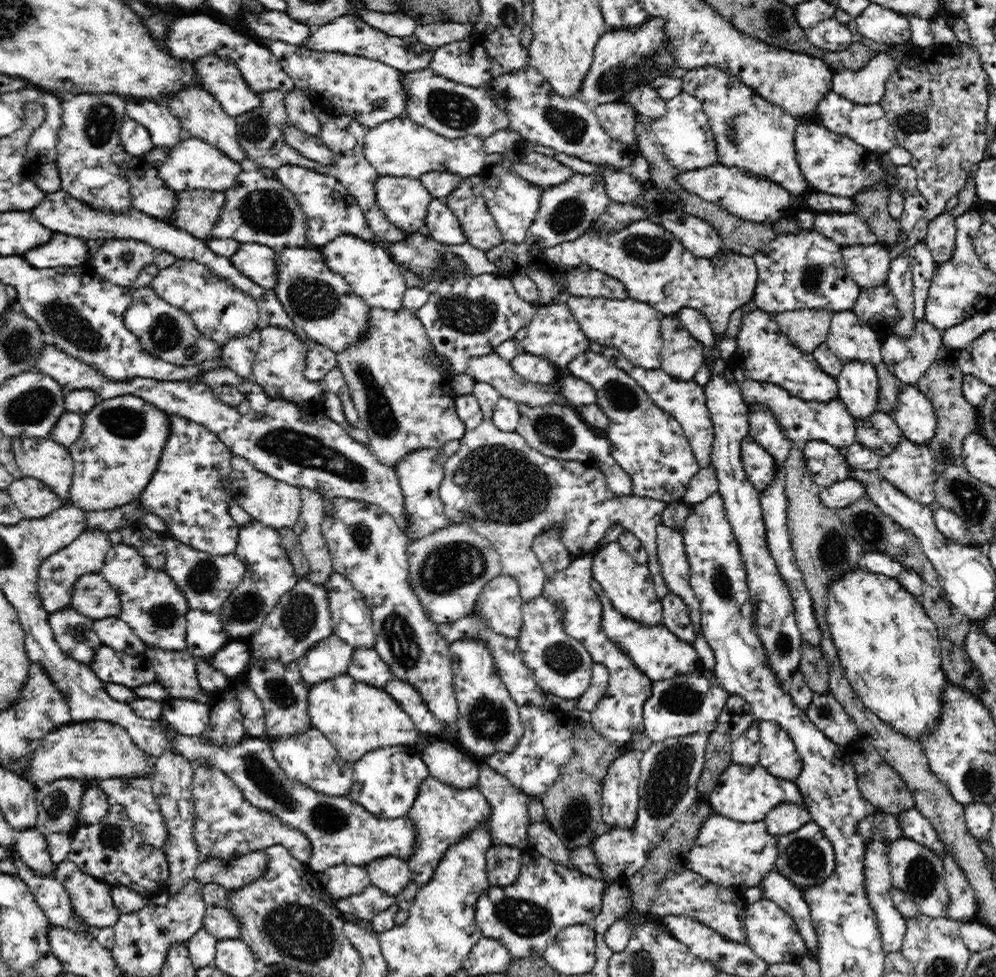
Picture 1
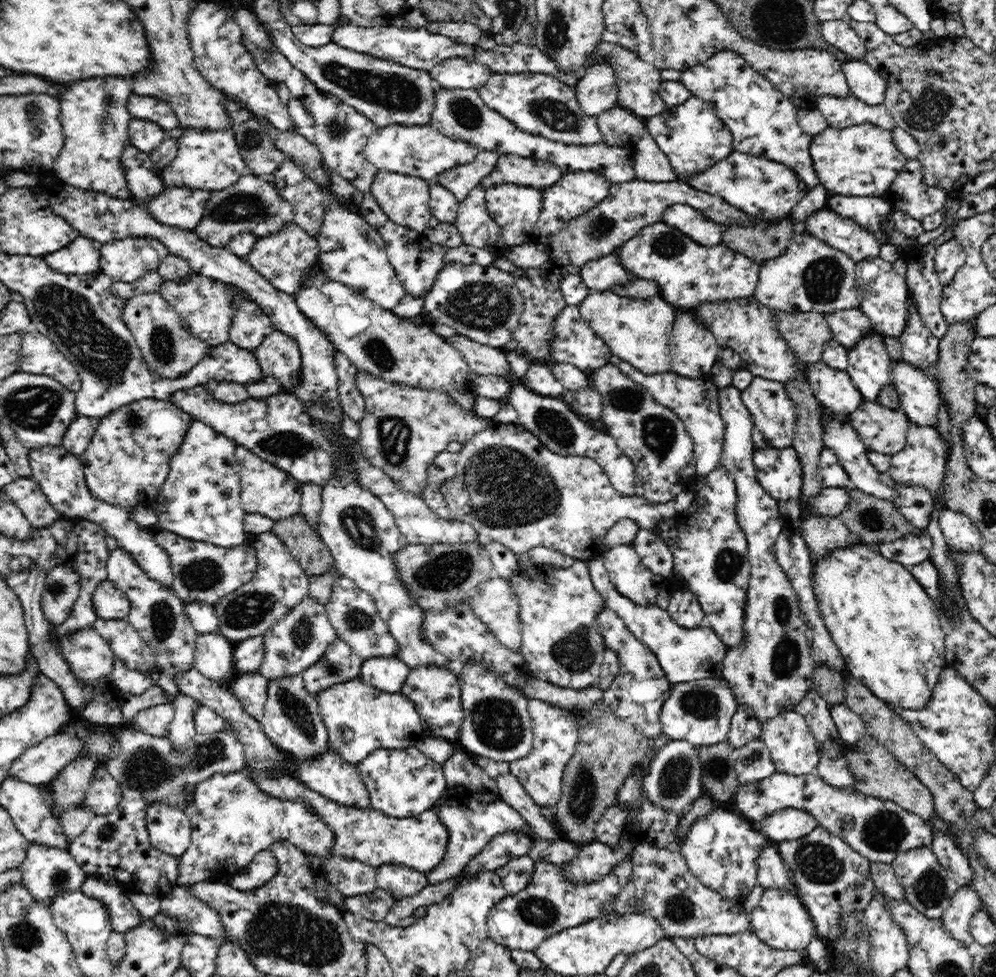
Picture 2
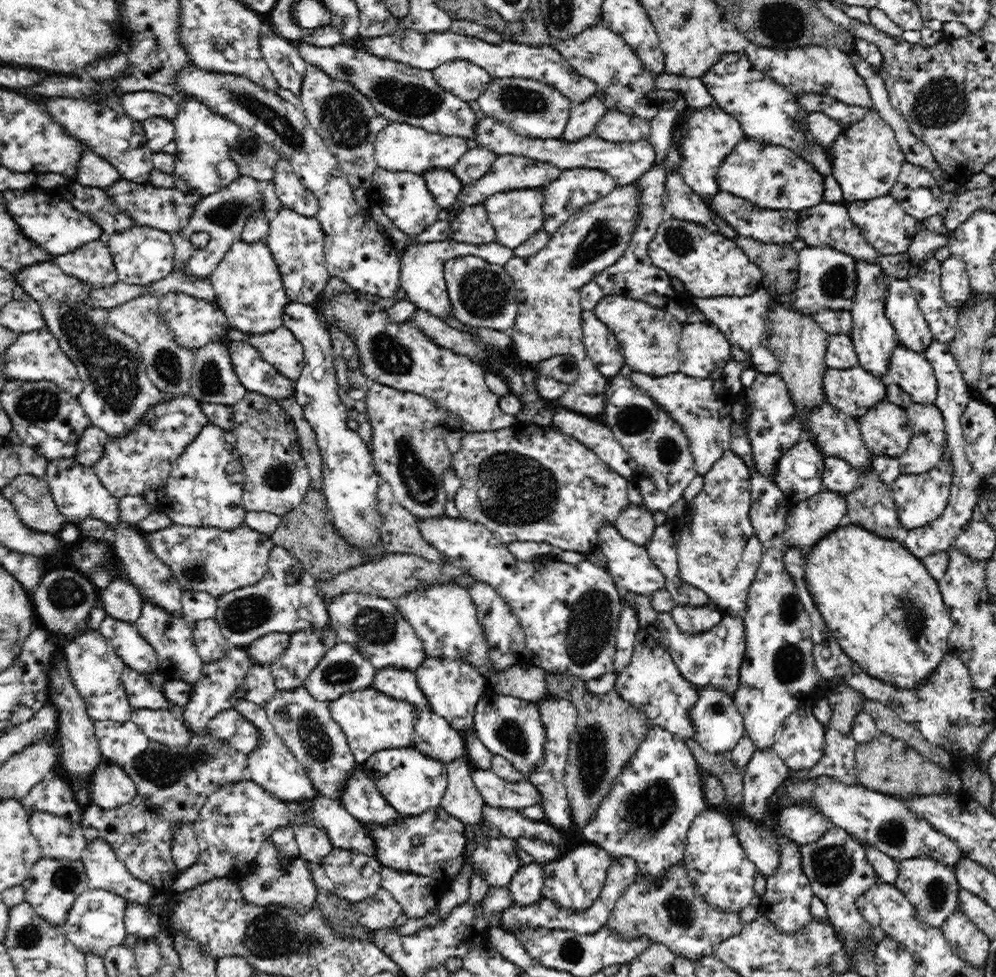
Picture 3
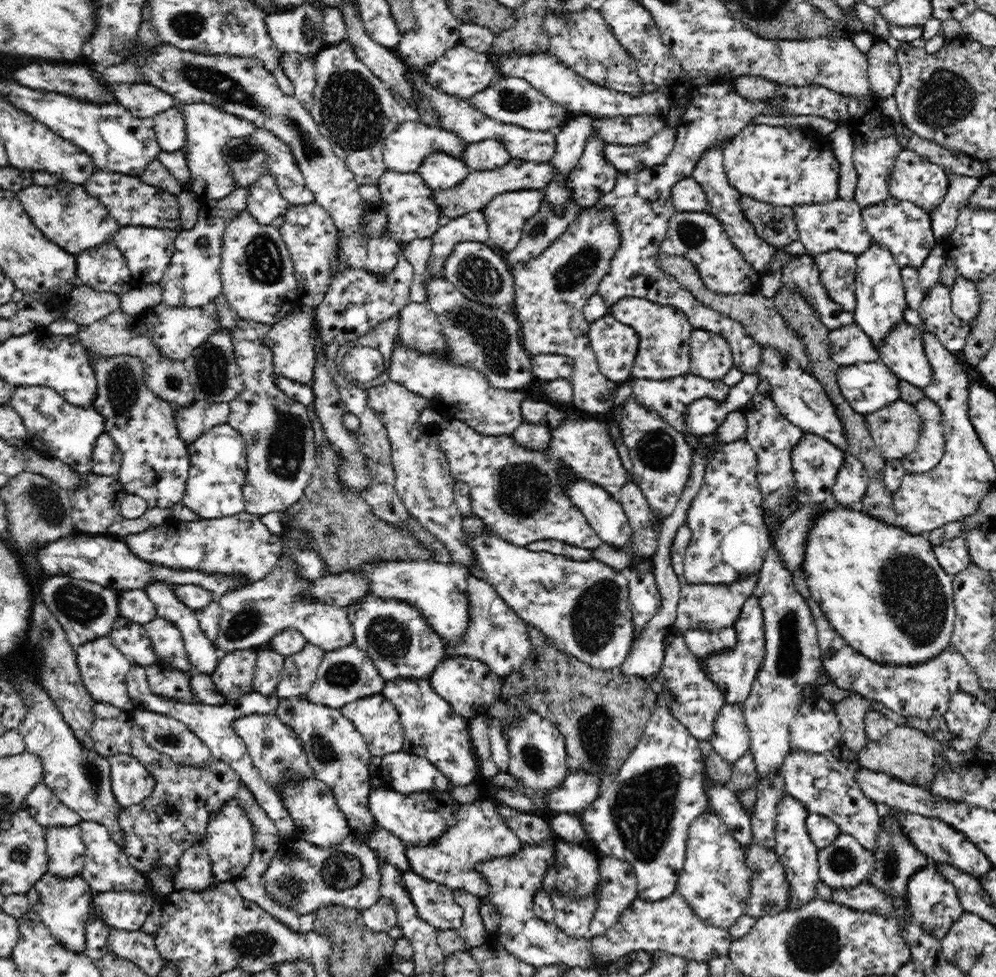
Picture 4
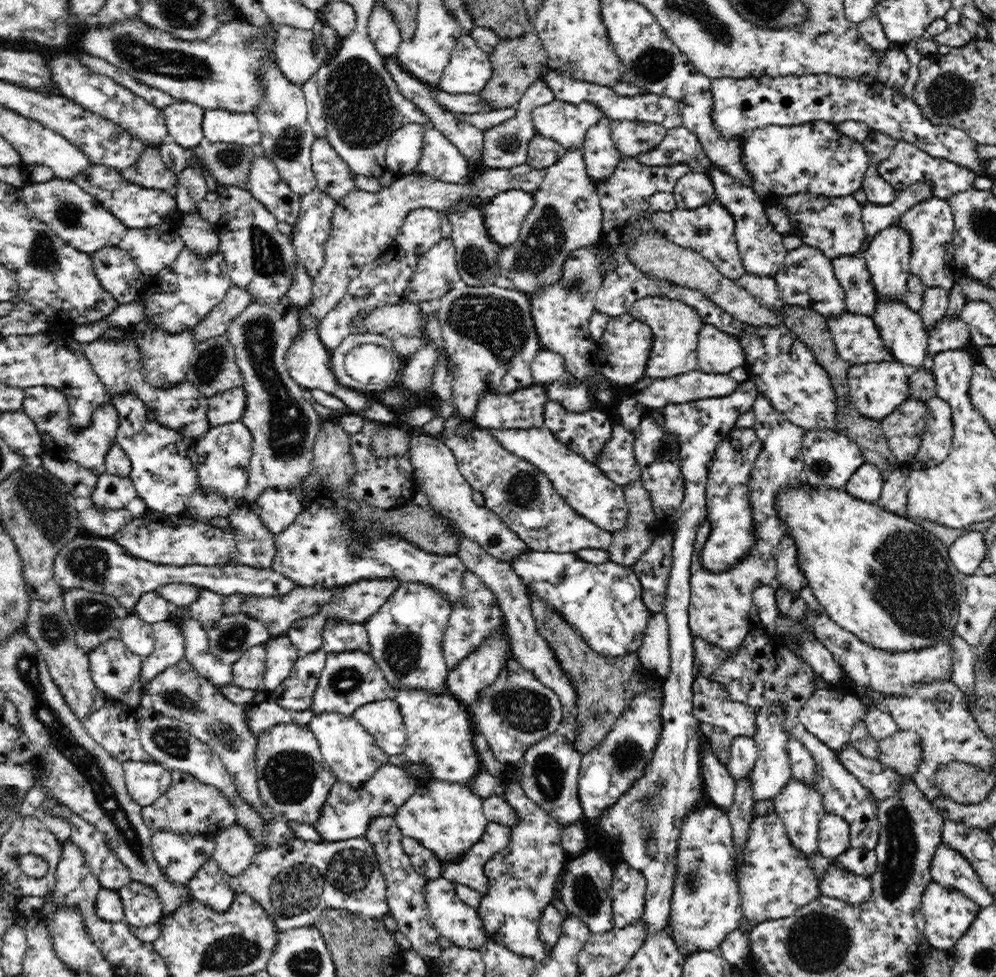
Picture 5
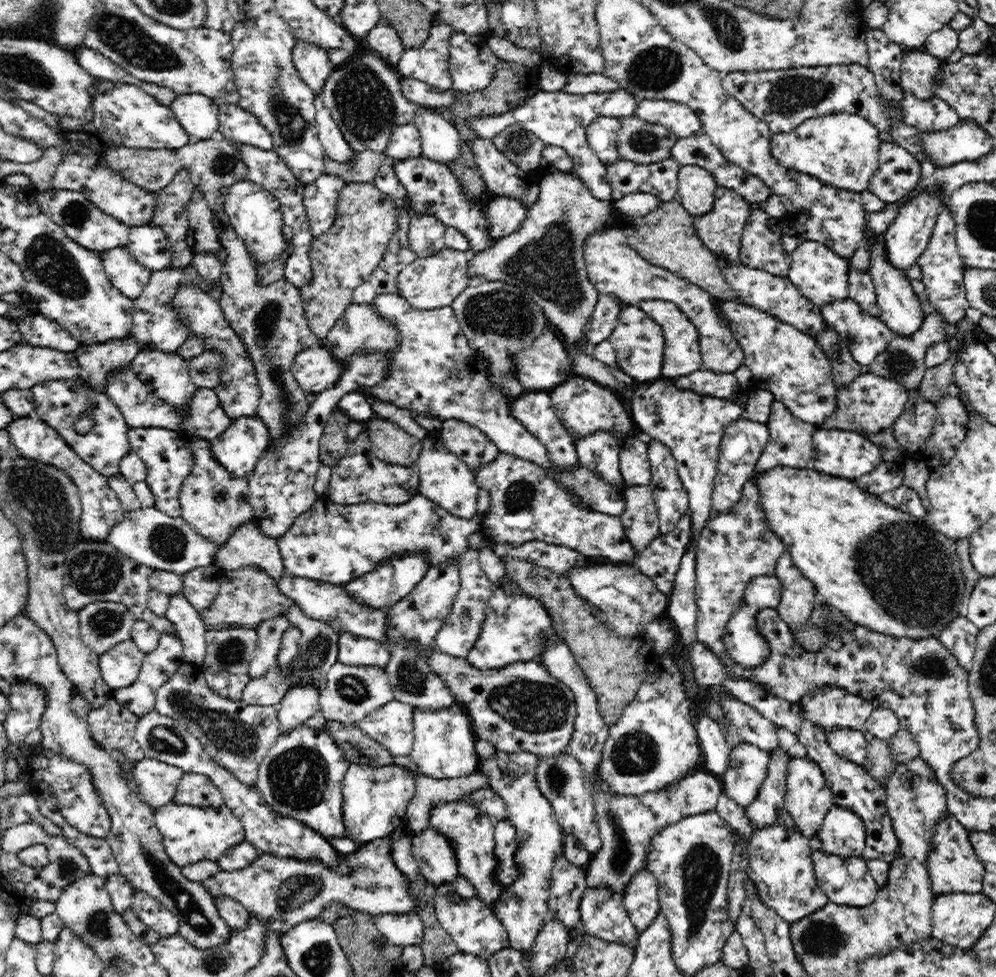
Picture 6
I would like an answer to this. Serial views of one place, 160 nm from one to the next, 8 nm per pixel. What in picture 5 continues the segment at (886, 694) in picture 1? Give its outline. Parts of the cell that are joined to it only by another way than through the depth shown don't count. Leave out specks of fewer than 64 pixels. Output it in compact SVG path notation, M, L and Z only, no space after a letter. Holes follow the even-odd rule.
M804 482L798 485L788 485L780 489L775 494L775 498L776 515L784 523L788 535L791 536L795 544L799 568L808 582L808 587L836 624L848 629L854 636L861 638L867 644L884 650L918 650L949 640L959 615L959 597L963 592L961 586L962 576L958 574L959 572L954 567L954 562L950 560L950 547L945 546L932 532L928 532L922 525L910 521L909 518L900 517L889 512L889 510L882 508L880 503L862 501L861 497L853 496L852 493L848 492L848 489L833 488L832 485L814 487L814 485Z

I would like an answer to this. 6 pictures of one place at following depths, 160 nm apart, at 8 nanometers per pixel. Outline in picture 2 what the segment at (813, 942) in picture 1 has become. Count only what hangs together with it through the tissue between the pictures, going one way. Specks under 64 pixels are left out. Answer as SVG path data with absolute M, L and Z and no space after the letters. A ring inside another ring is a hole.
M774 842L762 848L756 858L758 863L757 884L765 889L795 890L795 882L791 873L786 868L779 850Z

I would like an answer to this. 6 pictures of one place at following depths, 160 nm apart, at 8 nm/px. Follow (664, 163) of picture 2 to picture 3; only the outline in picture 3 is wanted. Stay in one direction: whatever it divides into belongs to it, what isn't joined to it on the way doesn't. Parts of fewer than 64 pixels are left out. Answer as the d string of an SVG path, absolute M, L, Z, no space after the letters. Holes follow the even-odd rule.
M678 91L677 98L674 101L664 103L658 114L650 119L650 136L647 139L656 153L656 165L660 165L665 160L666 152L672 142L676 117L684 109L688 109L684 94ZM678 173L668 174L665 178L667 199L664 201L665 210L670 218L701 224L717 232L712 220L711 210L679 176Z

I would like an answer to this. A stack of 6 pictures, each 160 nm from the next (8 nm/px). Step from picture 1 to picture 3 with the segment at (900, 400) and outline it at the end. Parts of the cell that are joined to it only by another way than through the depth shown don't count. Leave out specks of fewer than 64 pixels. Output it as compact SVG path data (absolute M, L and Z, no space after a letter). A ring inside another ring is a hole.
M898 344L890 356L886 376L882 378L886 385L898 385L918 404L935 404L937 397L937 378L931 362L923 354L919 354Z

